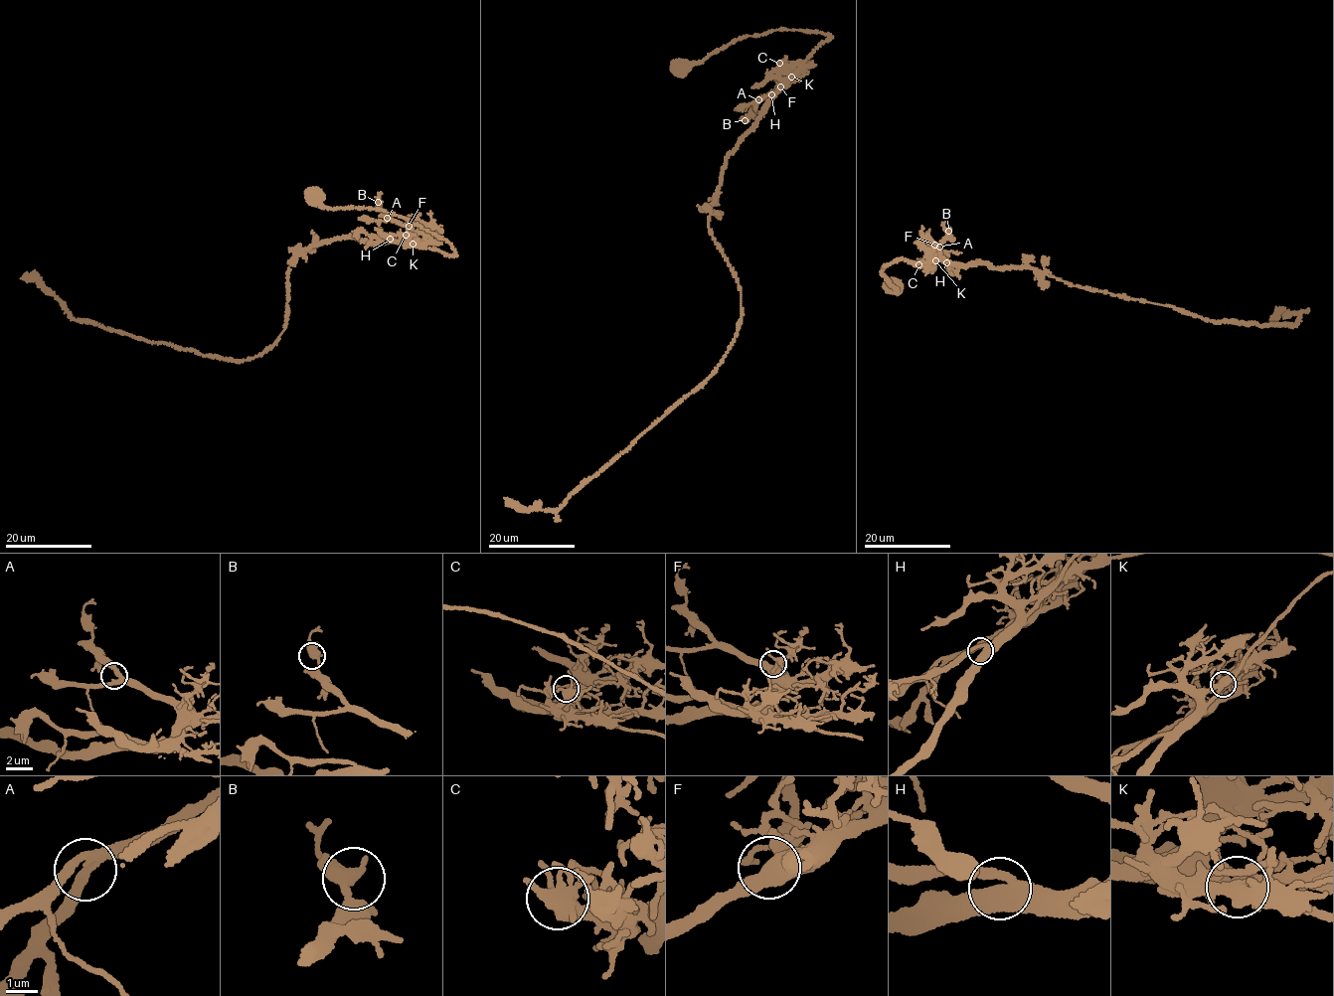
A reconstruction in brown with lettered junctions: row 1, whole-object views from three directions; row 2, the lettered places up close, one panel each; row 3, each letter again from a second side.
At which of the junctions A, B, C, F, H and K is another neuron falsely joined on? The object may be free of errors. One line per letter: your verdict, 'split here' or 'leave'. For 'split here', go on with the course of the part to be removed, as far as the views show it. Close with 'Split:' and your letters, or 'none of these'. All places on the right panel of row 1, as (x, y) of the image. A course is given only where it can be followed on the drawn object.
A: leave
B: leave
C: leave
F: leave
H: leave
K: leave
Split: none of these

